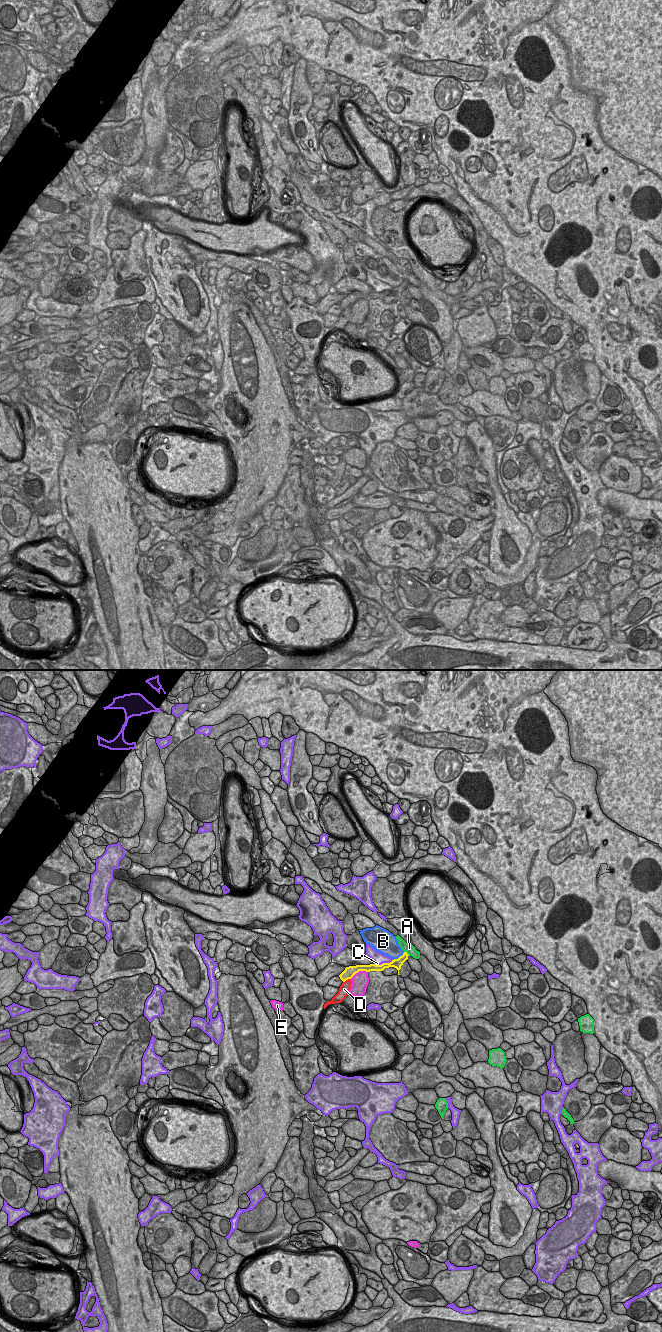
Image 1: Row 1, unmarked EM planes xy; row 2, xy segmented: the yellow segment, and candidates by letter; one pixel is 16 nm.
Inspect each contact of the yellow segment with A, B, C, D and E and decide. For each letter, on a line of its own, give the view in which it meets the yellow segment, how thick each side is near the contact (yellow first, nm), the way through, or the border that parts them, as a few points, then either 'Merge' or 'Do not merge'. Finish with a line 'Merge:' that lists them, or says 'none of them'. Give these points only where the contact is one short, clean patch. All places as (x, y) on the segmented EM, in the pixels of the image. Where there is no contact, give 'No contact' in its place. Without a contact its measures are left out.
A: Touches yellow in xy. Thickness 160 nm (yellow) against 160 nm. Boundary: xy (404, 951), (409, 955). Do not merge
B: Touches yellow in xy. Thickness 160 nm (yellow) against 300 nm. Boundary: xy (404, 952), (393, 960). Do not merge
C: Touches yellow in xy. Thickness 160 nm (yellow) against 200 nm. Do not merge
D: Touches yellow in xy. Thickness 180 nm (yellow) against 160 nm. Do not merge
E: Touches yellow in xy. Thickness 180 nm (yellow) against 280 nm. Do not merge
Merge: none of them.

